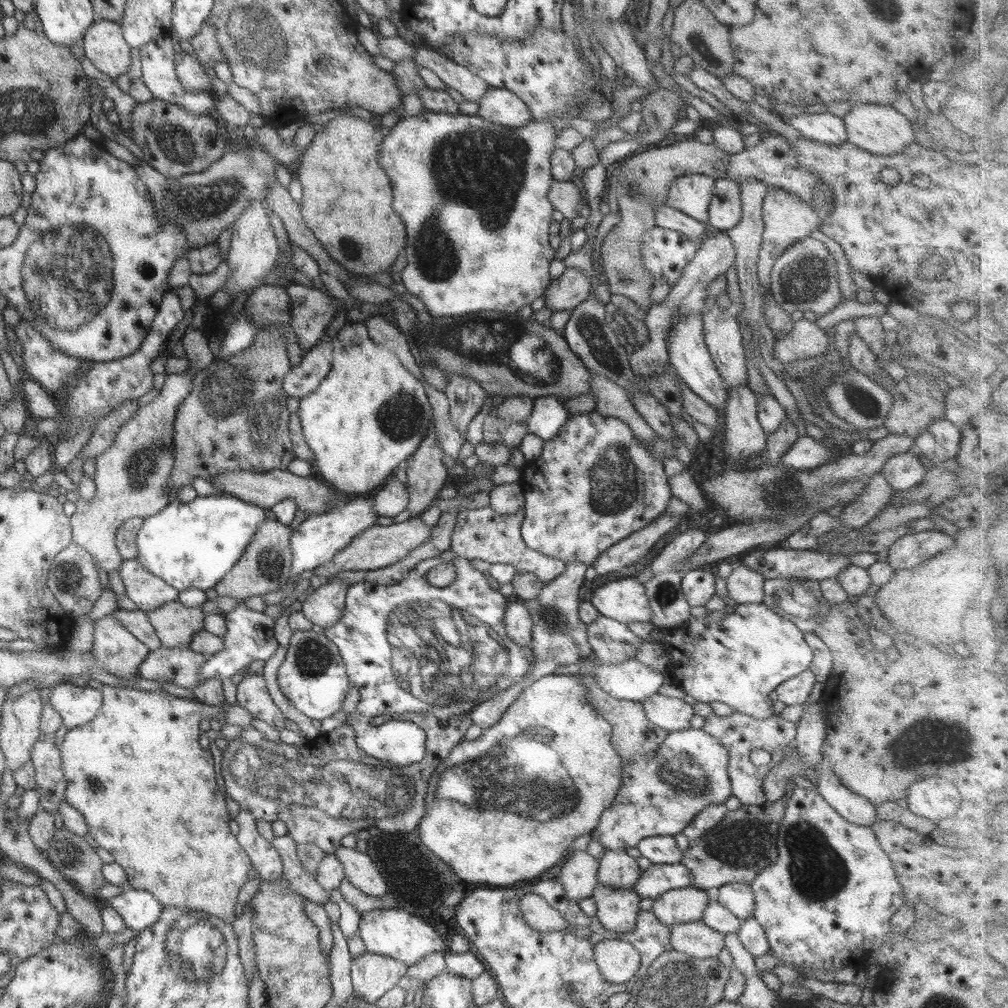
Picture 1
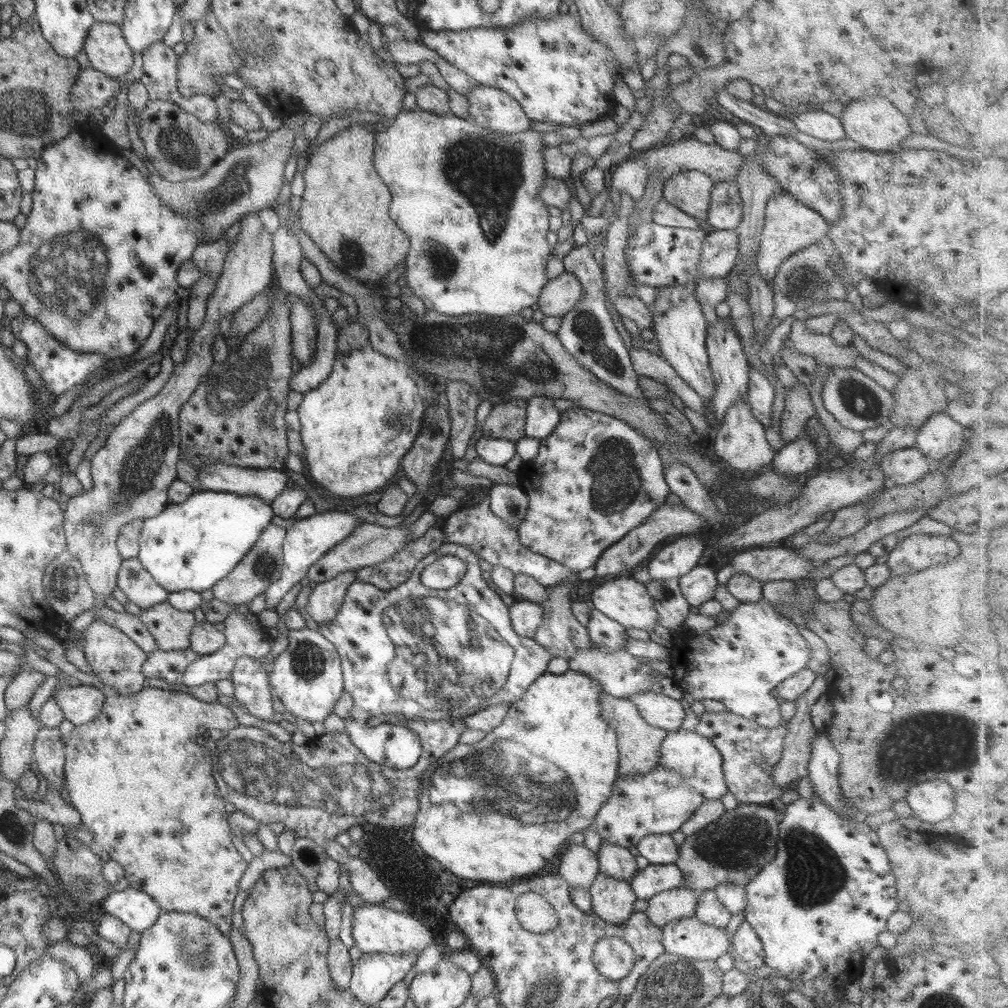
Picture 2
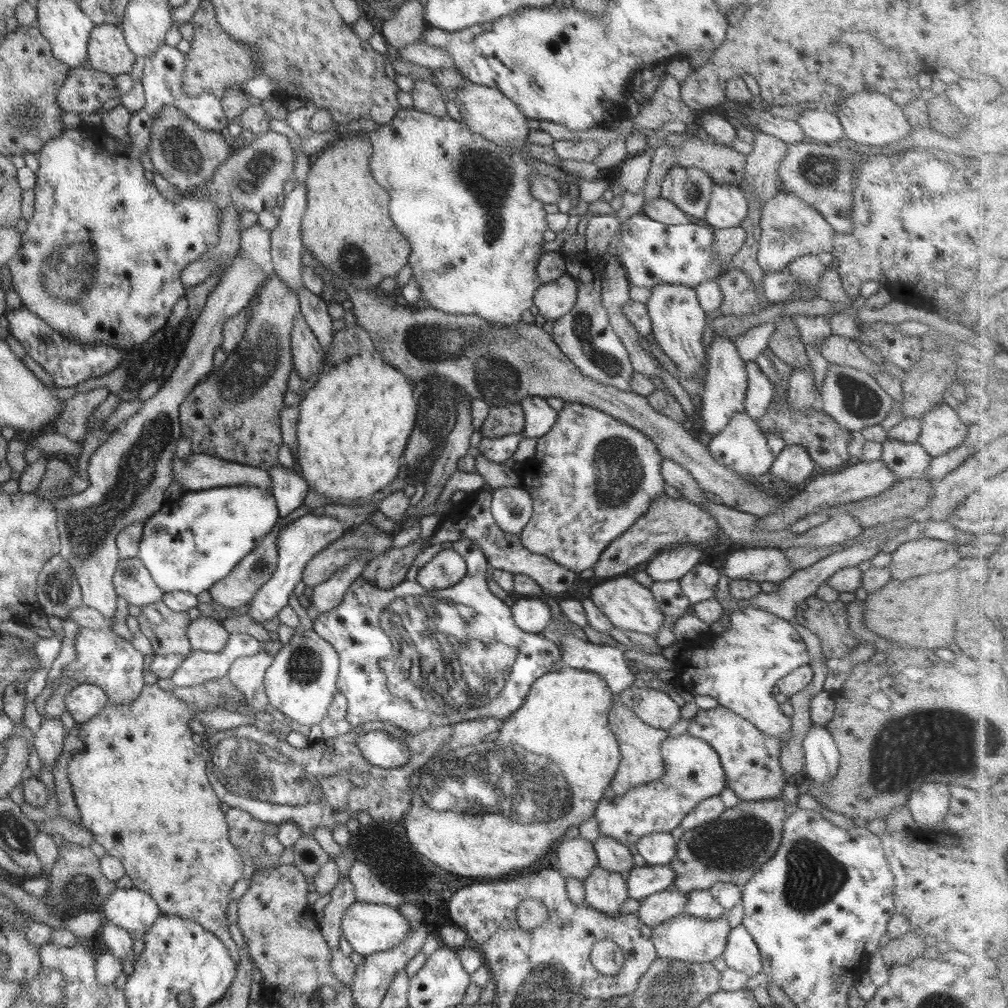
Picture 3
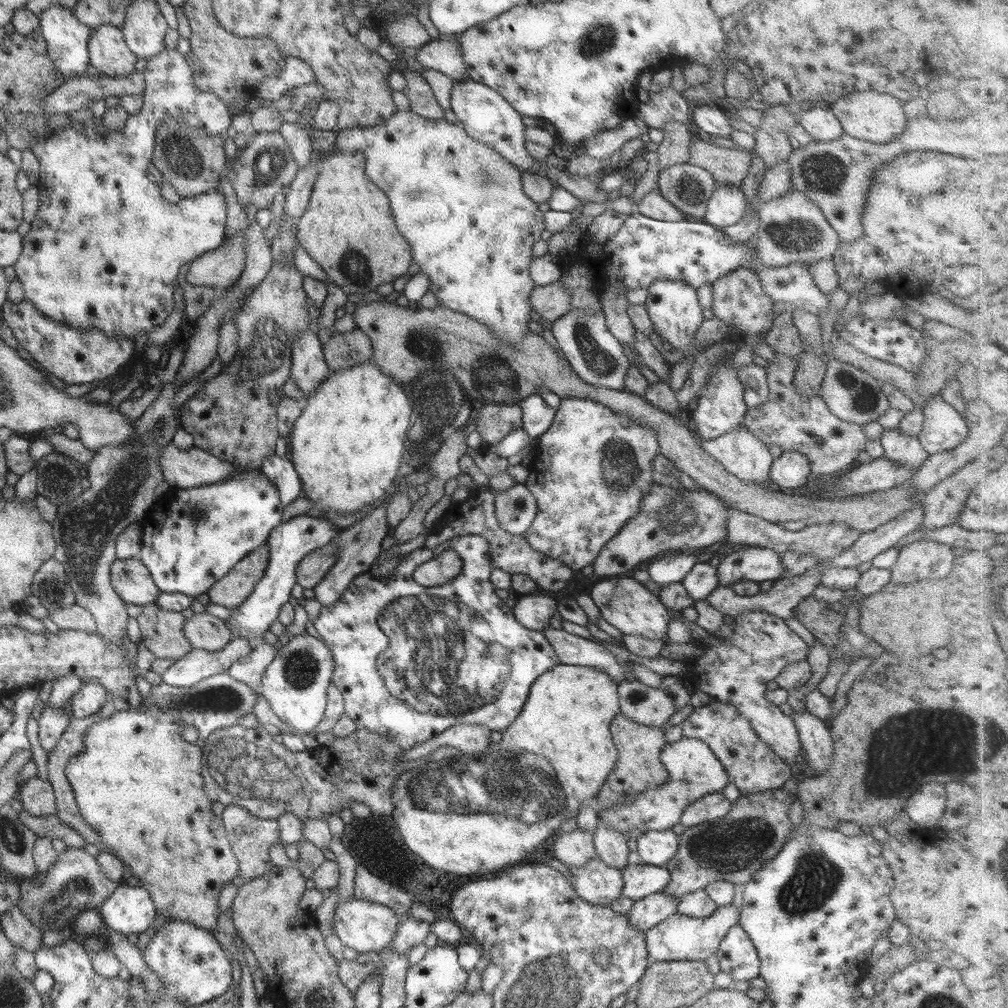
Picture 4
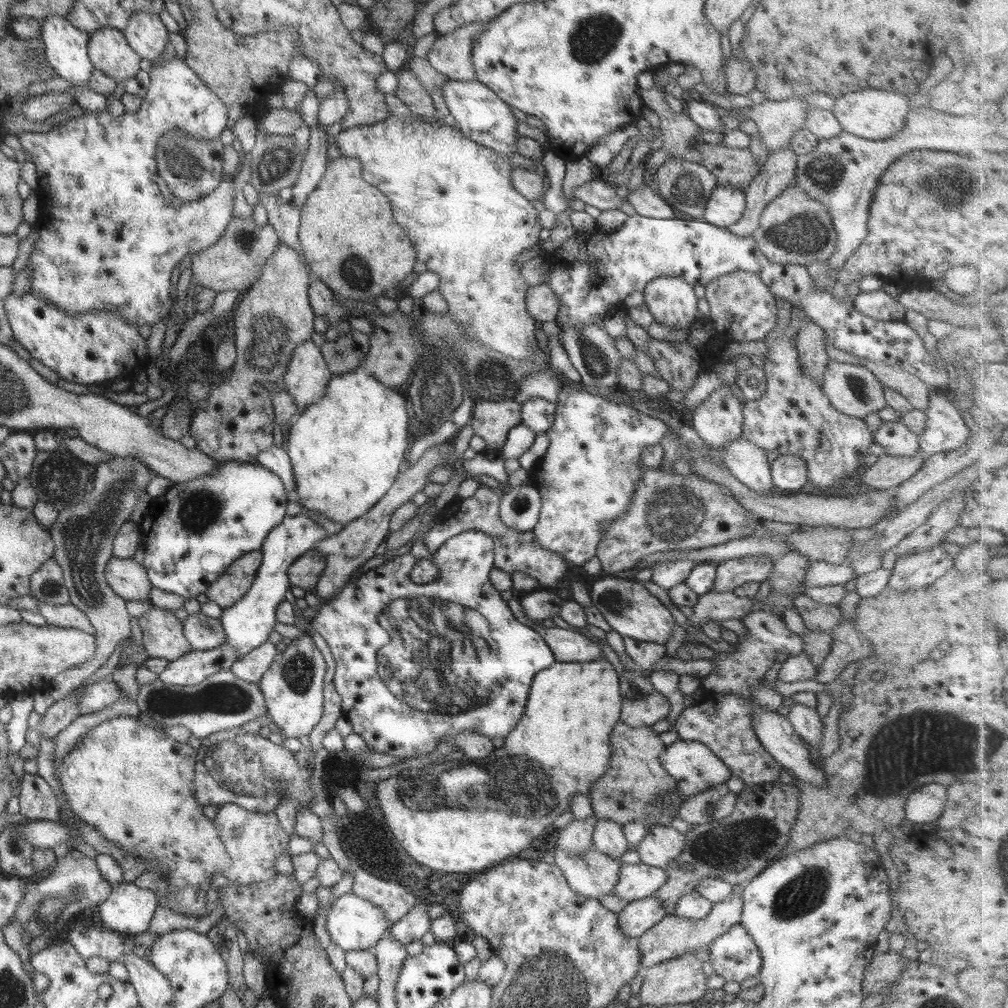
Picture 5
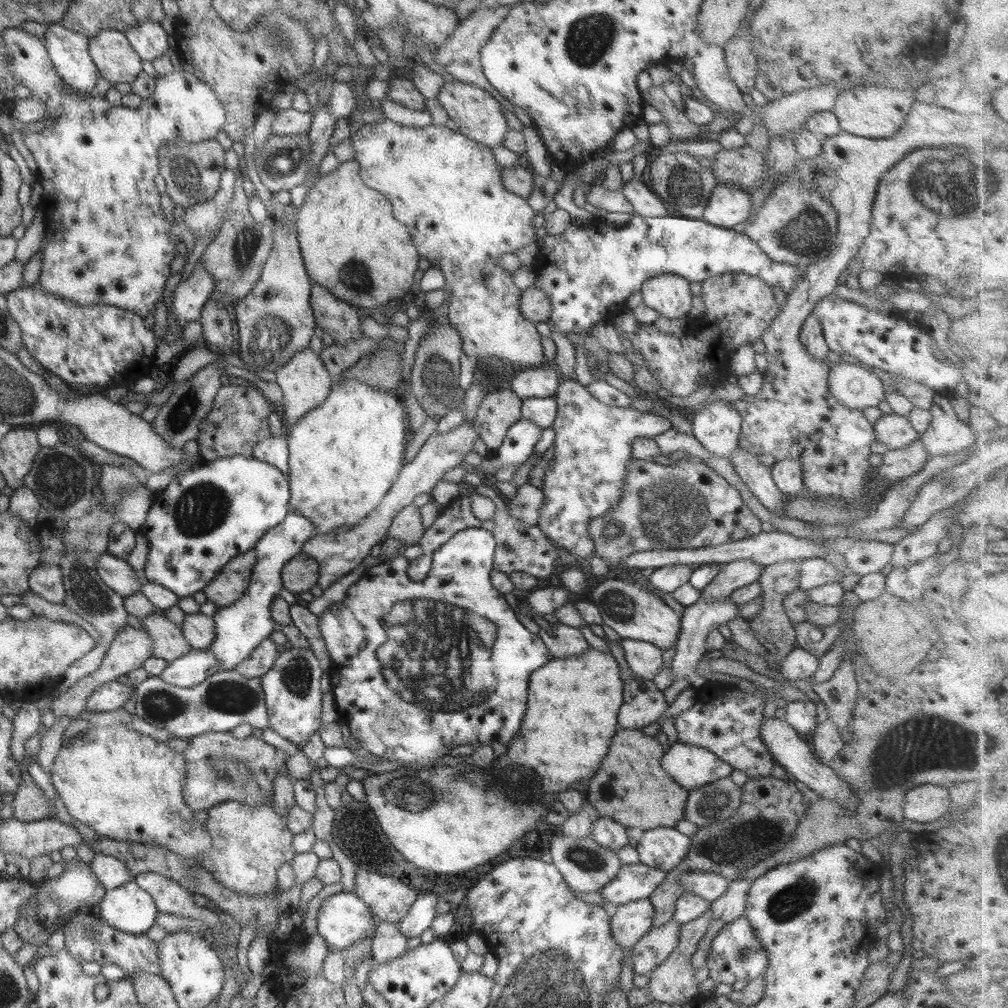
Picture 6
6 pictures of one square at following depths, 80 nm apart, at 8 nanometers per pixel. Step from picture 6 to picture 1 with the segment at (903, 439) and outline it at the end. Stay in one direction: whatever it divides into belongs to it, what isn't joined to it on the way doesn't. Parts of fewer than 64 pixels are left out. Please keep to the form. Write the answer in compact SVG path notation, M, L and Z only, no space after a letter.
M911 451L891 456L881 468L881 473L894 491L908 491L927 476L922 460Z

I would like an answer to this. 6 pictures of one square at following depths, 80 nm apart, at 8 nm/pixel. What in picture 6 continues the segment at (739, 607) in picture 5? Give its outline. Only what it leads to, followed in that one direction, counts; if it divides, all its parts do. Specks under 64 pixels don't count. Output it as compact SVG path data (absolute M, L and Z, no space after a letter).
M727 596L720 599L701 598L696 604L685 607L685 611L681 615L681 631L674 646L675 653L669 664L674 681L687 680L694 690L698 690L699 687L708 682L707 677L702 677L696 673L698 662L703 660L703 655L707 652L706 637L711 630L717 629L720 624L727 624L740 616L739 606L740 604Z

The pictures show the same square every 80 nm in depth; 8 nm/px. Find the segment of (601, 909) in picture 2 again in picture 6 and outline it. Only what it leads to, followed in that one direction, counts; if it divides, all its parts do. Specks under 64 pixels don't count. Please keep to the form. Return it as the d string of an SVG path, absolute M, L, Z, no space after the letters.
M564 833L554 836L550 844L550 856L554 859L554 867L562 874L564 883L576 892L599 892L616 878L623 864L616 852L602 848L591 835L586 838L570 838Z

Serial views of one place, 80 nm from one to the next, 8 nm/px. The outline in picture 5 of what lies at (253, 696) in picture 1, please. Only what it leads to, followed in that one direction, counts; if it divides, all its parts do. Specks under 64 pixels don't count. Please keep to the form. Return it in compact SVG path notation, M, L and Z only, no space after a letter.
M264 642L258 649L251 650L246 656L237 658L229 670L237 677L248 682L257 683L262 675L271 667L274 657L278 654L272 642Z

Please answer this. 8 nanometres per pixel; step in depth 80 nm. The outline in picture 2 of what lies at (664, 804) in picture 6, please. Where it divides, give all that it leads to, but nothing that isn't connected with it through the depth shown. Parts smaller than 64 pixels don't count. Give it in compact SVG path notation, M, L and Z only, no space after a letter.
M605 692L601 694L599 703L602 718L617 734L617 746L620 753L619 778L625 778L629 774L646 774L658 766L661 761L659 748L668 732L662 728L650 726L629 699L616 698Z

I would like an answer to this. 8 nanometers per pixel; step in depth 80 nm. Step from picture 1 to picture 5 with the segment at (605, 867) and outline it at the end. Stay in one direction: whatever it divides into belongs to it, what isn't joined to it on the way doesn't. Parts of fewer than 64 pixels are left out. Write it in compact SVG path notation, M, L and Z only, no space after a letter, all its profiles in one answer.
M597 819L593 832L593 846L608 858L622 863L622 857L632 847L624 836L623 825L610 819Z

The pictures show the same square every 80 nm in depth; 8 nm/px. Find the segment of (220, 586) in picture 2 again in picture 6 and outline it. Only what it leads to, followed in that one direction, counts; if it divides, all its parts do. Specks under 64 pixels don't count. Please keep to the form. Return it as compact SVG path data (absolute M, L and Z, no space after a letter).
M255 550L243 552L227 562L221 571L203 588L207 600L216 607L229 607L246 592L256 560Z

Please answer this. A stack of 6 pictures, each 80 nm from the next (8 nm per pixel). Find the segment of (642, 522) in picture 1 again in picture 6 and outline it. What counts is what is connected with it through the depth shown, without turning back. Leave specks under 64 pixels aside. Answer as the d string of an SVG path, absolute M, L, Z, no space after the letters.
M572 379L569 380L561 380L557 394L554 398L557 403L557 415L556 419L553 423L553 429L555 432L555 440L554 440L554 448L555 458L549 462L550 468L545 472L546 476L544 477L542 483L542 493L544 494L544 505L540 508L539 512L539 521L537 522L538 528L542 530L542 532L546 533L546 536L551 540L551 543L556 546L562 546L571 552L574 556L581 556L591 558L595 552L595 544L594 541L590 538L589 535L589 522L593 518L604 516L608 513L608 510L614 506L614 504L618 504L618 500L620 500L620 496L624 494L623 490L623 480L625 479L626 469L625 466L628 464L630 459L634 459L632 456L632 442L636 440L636 438L648 438L648 440L654 440L654 438L662 433L667 432L673 428L672 424L660 414L656 413L642 413L638 412L634 409L630 408L617 408L614 406L609 406L606 404L600 403L600 401L596 400L596 398L590 394L590 392L585 388L584 385L579 384L577 381Z

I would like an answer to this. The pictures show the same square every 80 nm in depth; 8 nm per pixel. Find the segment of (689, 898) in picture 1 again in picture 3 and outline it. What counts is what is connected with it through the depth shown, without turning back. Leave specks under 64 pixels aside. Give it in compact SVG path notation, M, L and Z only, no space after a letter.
M671 890L657 892L640 901L640 908L635 914L642 921L642 925L654 928L684 914L686 902L687 893Z

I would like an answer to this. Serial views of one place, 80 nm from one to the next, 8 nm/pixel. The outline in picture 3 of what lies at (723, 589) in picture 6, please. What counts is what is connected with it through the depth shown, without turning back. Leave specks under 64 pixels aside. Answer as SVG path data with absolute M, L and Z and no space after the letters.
M758 547L732 551L720 569L730 581L750 579L759 583L782 582L794 571L782 550Z

